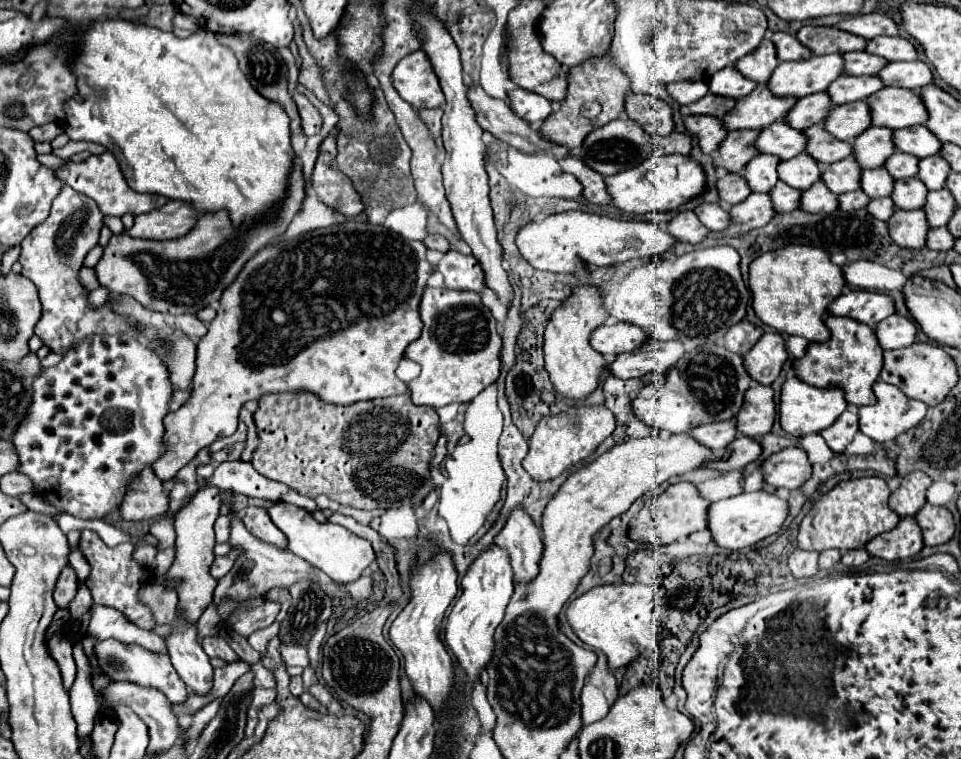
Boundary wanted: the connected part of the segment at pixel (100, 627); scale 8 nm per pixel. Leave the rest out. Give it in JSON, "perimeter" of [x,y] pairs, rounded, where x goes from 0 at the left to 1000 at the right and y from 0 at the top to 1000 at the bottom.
{"perimeter":[[[96,797],[94,805],[96,805],[96,816],[94,816],[92,837],[96,837],[98,842],[123,842],[127,847],[144,847],[152,855],[174,860],[169,839],[160,837],[158,831],[144,829],[127,808],[108,797]]]}

